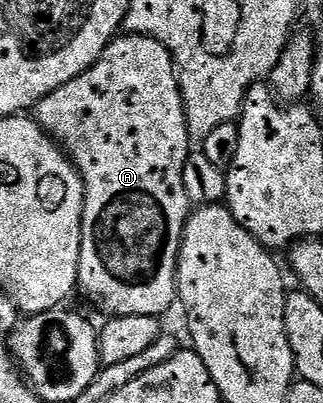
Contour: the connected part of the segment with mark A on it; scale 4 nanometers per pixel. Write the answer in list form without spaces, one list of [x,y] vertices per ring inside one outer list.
[[[118,34],[113,37],[113,41],[108,44],[103,50],[101,57],[93,63],[92,66],[83,74],[79,74],[79,78],[71,78],[71,82],[67,82],[63,86],[59,86],[59,90],[55,90],[51,94],[47,94],[35,105],[35,119],[37,125],[45,131],[46,134],[53,139],[53,143],[65,153],[73,162],[74,168],[77,169],[81,176],[81,181],[85,187],[85,201],[83,202],[83,222],[81,223],[81,249],[79,250],[79,270],[77,271],[77,288],[89,300],[94,300],[99,307],[106,313],[106,317],[112,318],[114,316],[156,316],[158,318],[164,317],[164,312],[168,310],[172,304],[178,303],[179,297],[177,295],[177,259],[181,253],[181,239],[183,238],[183,230],[185,224],[189,221],[191,215],[191,203],[187,196],[187,190],[184,188],[184,164],[187,162],[191,153],[191,141],[189,139],[189,131],[187,130],[187,118],[185,117],[185,103],[181,97],[181,87],[177,81],[177,68],[173,64],[173,56],[168,52],[161,43],[150,36],[134,36],[132,34]]]

